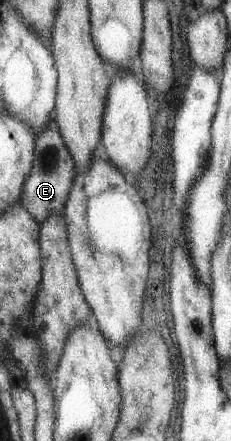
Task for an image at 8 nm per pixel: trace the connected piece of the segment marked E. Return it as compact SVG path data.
M51 120L34 137L34 159L29 174L22 184L20 204L40 225L49 215L62 215L75 176L75 166L71 155L58 132L58 126Z

